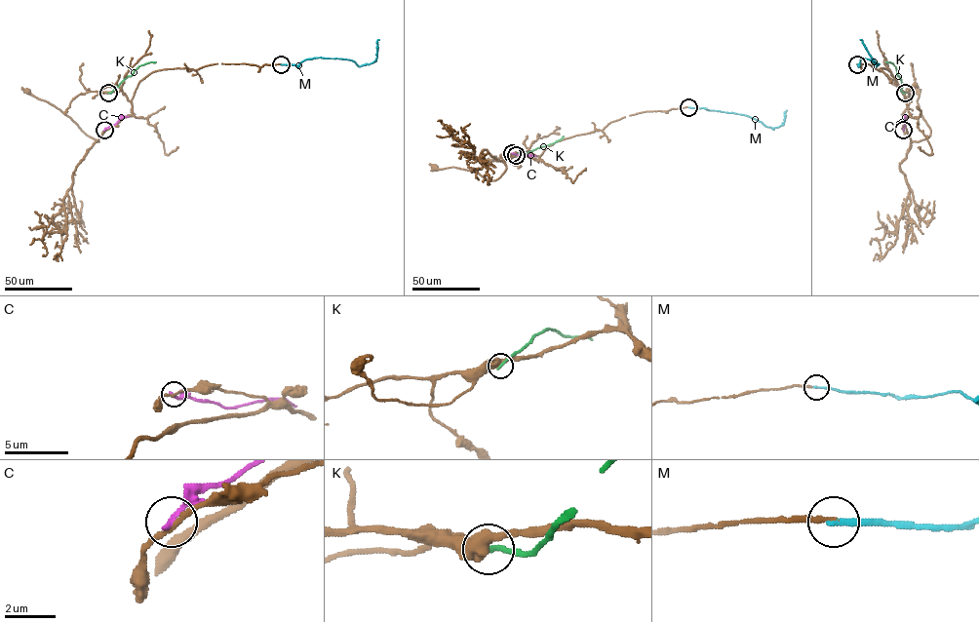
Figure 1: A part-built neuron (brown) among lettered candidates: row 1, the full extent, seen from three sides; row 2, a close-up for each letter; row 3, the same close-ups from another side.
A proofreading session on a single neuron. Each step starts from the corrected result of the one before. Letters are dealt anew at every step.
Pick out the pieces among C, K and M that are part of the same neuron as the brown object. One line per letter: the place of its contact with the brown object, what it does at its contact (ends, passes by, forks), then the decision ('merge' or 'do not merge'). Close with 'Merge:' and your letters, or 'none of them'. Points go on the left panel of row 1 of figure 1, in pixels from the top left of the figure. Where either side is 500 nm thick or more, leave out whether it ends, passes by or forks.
C: meets brown at (104, 130); it ends there; do not merge
K: meets brown at (108, 93); do not merge
M: meets brown at (281, 64); it ends there; merge
Merge: M

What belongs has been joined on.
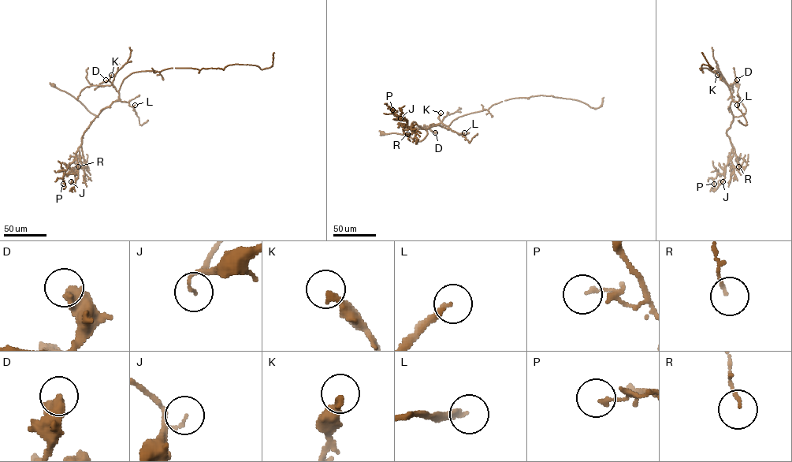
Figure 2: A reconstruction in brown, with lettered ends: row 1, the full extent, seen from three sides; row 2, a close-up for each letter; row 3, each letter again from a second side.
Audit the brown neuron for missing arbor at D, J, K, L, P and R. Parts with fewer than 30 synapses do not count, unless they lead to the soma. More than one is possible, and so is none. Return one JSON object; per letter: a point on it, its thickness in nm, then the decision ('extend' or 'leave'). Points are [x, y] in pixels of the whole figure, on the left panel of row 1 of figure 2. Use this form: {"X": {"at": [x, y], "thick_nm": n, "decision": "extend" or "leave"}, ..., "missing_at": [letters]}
{"D": {"at": [105, 80], "thick_nm": 500, "decision": "leave"}, "J": {"at": [71, 181], "thick_nm": 90, "decision": "leave"}, "K": {"at": [111, 75], "thick_nm": 240, "decision": "leave"}, "L": {"at": [135, 105], "thick_nm": 190, "decision": "extend"}, "P": {"at": [63, 184], "thick_nm": 120, "decision": "leave"}, "R": {"at": [78, 166], "thick_nm": 100, "decision": "leave"}, "missing_at": ["L"]}

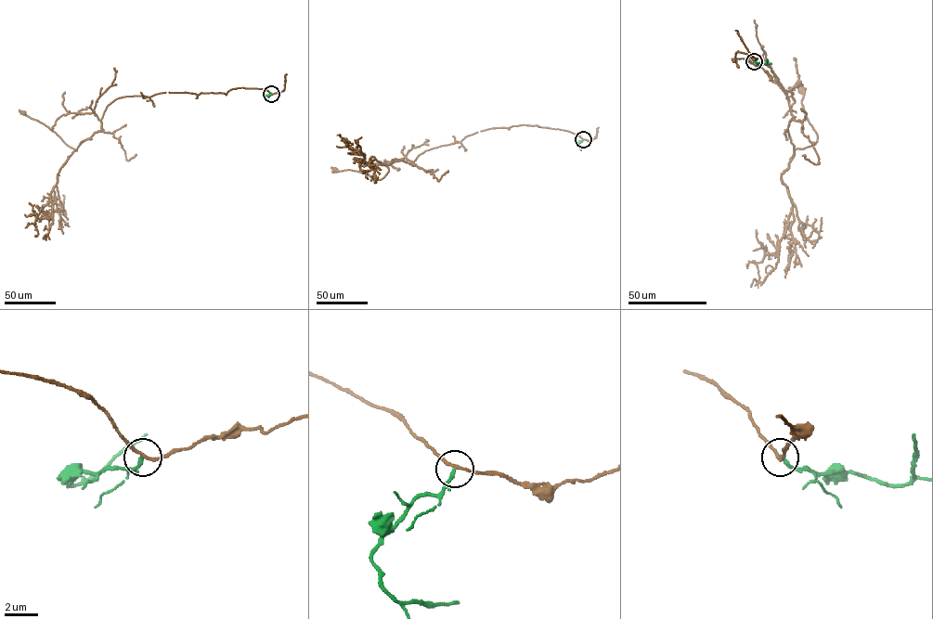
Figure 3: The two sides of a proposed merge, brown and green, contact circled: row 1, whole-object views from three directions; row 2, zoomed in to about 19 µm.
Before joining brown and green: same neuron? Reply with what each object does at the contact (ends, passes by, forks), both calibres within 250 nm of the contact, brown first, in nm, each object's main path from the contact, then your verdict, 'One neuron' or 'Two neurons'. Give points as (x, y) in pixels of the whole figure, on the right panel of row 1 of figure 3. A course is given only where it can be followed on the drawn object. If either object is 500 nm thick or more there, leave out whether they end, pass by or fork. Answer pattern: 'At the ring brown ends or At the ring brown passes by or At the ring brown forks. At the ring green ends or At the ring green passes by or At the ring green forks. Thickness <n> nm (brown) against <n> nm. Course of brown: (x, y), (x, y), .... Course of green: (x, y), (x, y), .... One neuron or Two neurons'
At the ring brown passes by. At the ring green ends. Thickness 150 nm (brown) against 200 nm. Course of brown: (754, 61), (738, 51), (732, 58), (762, 63), (776, 76), (788, 99), (794, 149), (817, 141), (801, 89). Course of green: (754, 61), (765, 64), (767, 59). Two neurons

